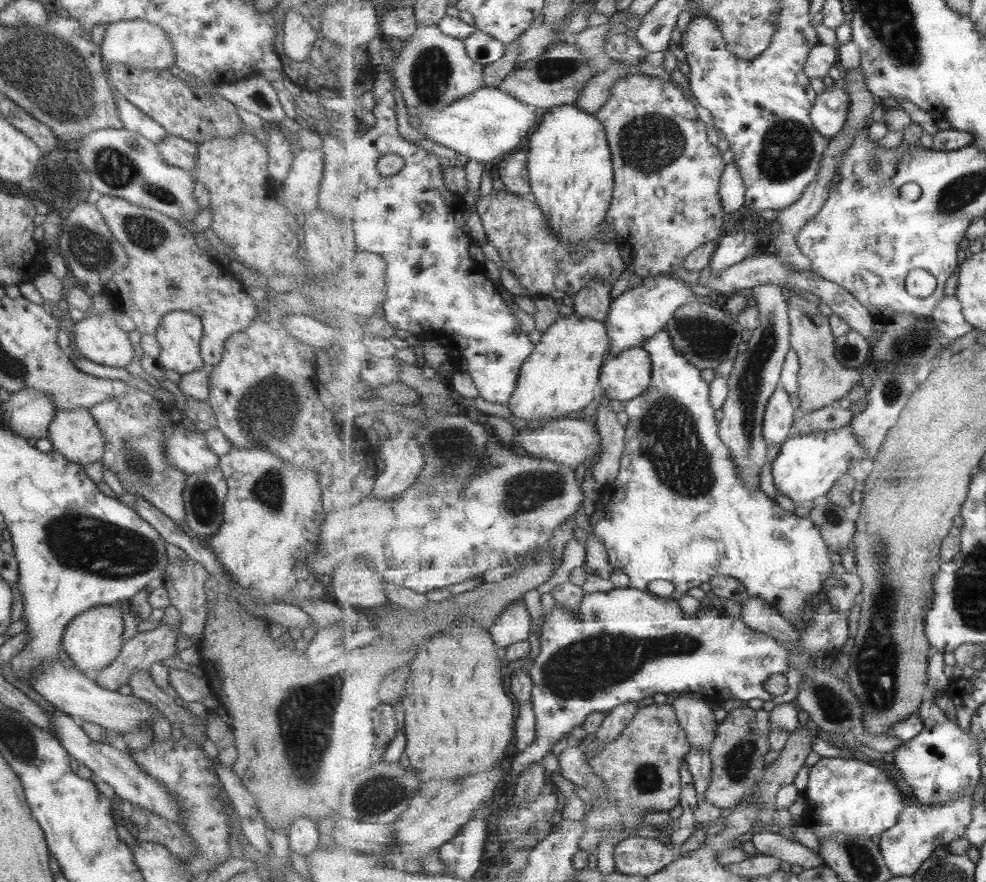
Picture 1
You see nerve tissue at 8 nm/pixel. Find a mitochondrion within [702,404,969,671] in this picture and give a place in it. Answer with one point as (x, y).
(832, 516)

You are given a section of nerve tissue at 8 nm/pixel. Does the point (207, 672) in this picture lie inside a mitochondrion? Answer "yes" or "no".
no

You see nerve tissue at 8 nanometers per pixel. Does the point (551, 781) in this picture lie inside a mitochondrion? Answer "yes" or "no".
no

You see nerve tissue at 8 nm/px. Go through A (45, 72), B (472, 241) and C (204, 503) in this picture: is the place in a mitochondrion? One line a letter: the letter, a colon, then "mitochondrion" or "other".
A: mitochondrion
B: other
C: mitochondrion

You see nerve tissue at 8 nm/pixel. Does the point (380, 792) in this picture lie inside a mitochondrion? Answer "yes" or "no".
yes

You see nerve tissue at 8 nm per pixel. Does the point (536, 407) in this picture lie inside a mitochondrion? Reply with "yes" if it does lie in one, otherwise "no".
no

